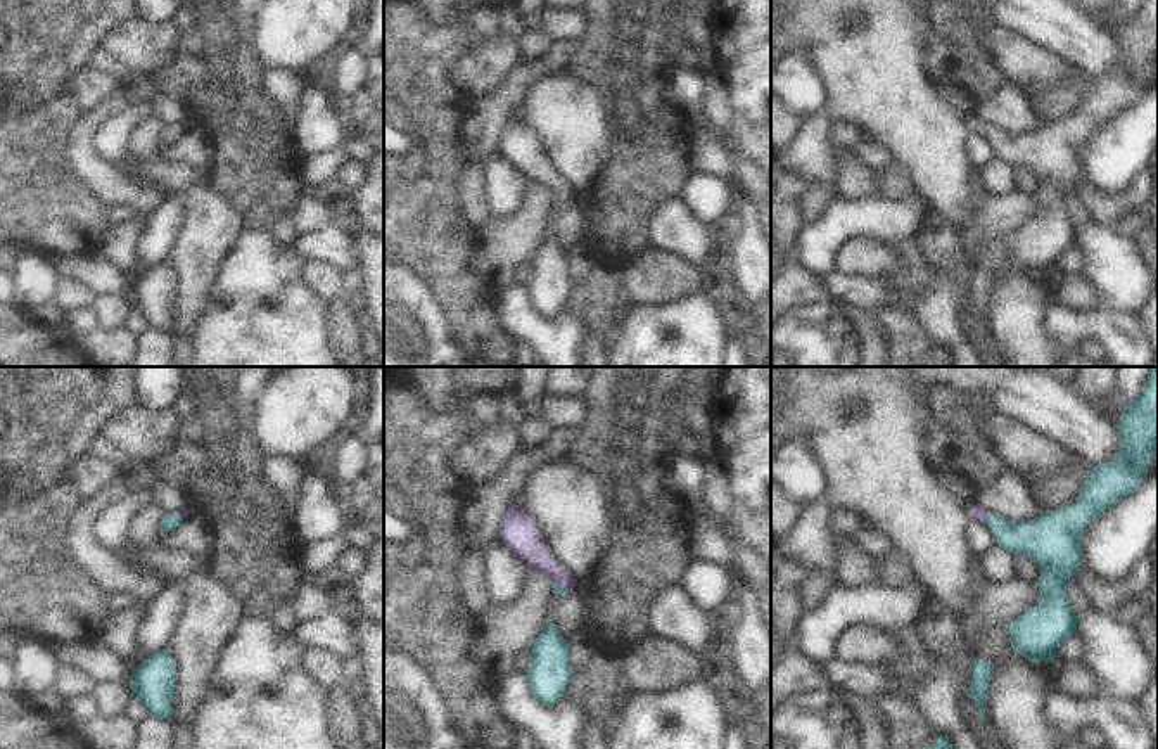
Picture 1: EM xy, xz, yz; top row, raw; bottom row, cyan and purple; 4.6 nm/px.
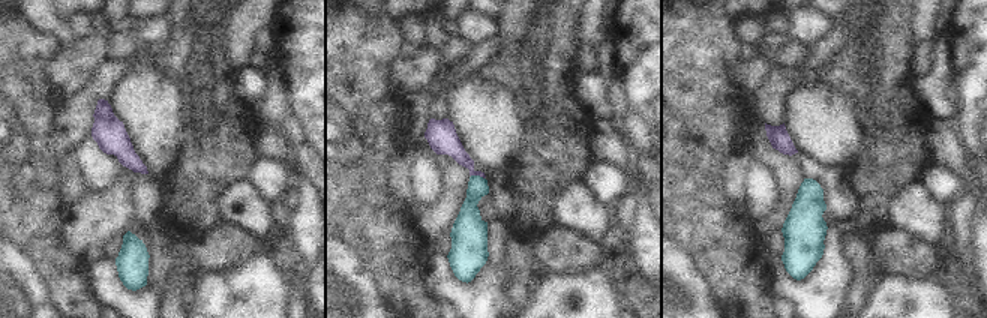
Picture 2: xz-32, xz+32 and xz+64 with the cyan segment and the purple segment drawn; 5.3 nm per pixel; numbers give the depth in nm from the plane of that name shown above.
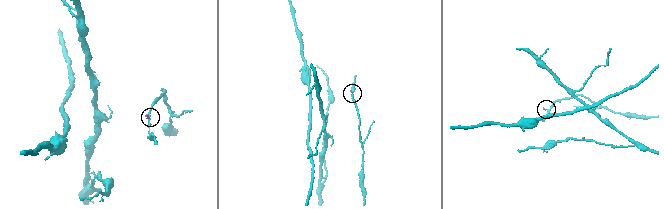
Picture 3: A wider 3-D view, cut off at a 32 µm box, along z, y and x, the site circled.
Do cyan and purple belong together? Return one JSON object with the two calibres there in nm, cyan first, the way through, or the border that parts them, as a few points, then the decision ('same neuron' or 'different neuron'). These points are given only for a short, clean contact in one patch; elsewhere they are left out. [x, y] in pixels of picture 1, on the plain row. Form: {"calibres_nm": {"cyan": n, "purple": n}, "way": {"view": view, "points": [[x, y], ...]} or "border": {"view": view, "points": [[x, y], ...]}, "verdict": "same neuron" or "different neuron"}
{"calibres_nm": {"cyan": 170, "purple": 70}, "way": {"view": "yz", "points": [[1034, 151], [1015, 151], [986, 130], [979, 127]]}, "verdict": "same neuron"}

